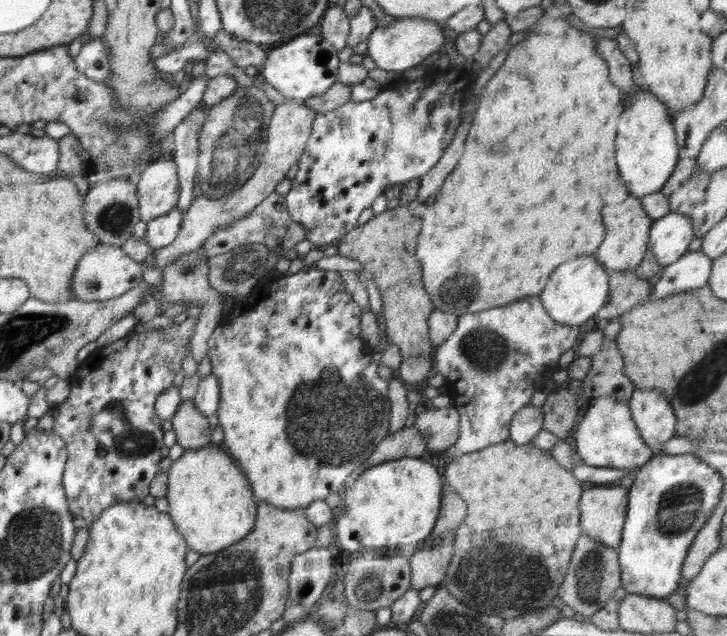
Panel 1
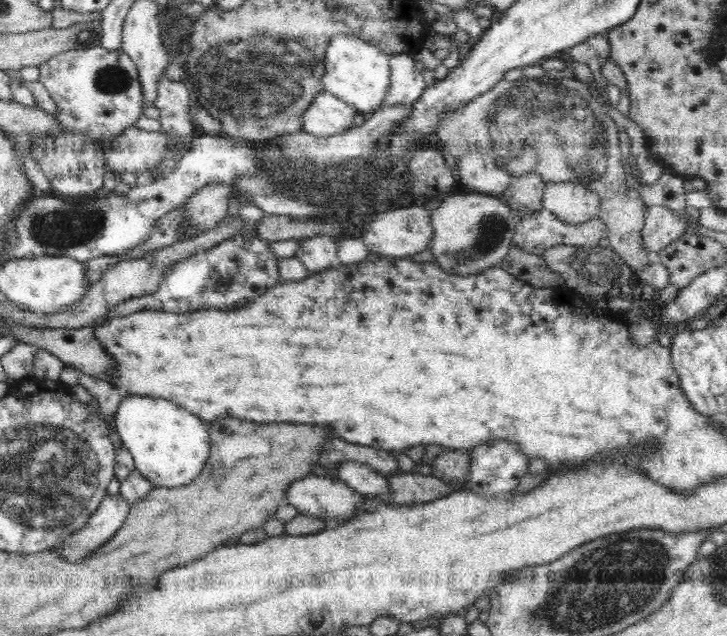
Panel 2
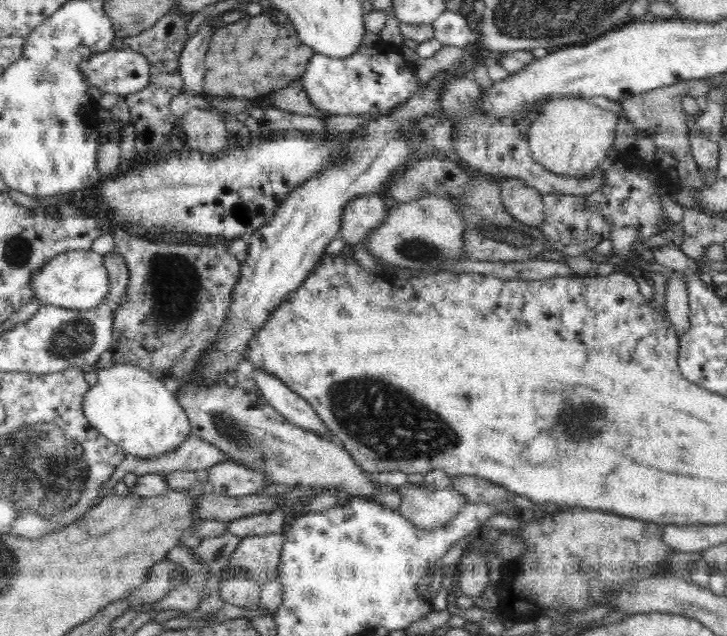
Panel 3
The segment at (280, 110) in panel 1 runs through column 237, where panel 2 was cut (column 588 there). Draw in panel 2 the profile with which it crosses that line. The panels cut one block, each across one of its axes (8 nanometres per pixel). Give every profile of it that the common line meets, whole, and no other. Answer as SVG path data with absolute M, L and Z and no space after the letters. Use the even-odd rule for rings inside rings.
M578 182L546 183L543 209L560 221L583 224L601 214L600 196Z

